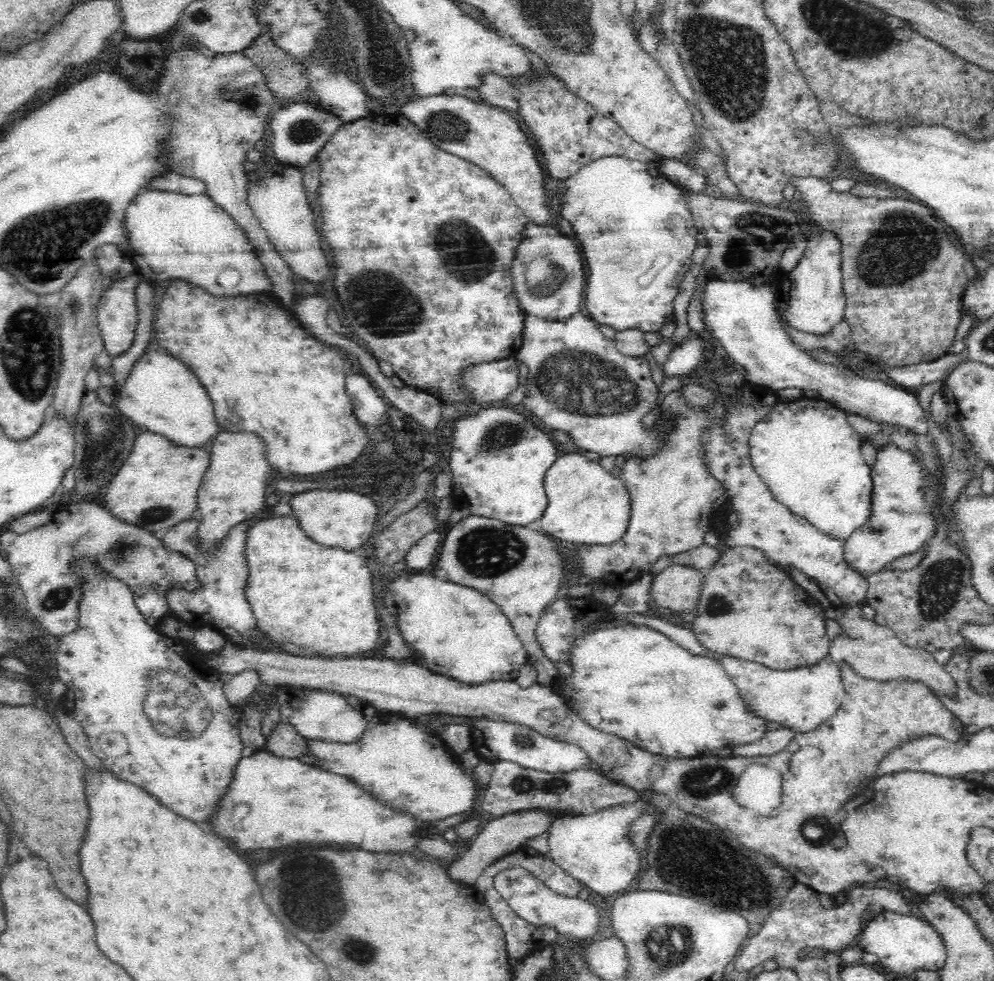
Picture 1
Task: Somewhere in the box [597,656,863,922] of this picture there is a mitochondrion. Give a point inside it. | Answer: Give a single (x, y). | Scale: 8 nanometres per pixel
(708, 779)

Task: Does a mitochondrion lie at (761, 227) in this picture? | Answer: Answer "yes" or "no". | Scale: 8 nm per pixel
yes

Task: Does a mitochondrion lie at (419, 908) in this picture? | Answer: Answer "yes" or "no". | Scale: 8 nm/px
no

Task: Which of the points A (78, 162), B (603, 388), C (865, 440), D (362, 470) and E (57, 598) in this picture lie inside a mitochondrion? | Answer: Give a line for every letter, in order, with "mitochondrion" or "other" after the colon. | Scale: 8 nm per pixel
A: other
B: mitochondrion
C: other
D: mitochondrion
E: mitochondrion

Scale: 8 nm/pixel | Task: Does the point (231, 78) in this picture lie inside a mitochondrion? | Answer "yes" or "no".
no

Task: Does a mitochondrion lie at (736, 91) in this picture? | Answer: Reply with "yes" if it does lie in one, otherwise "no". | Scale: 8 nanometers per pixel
yes

